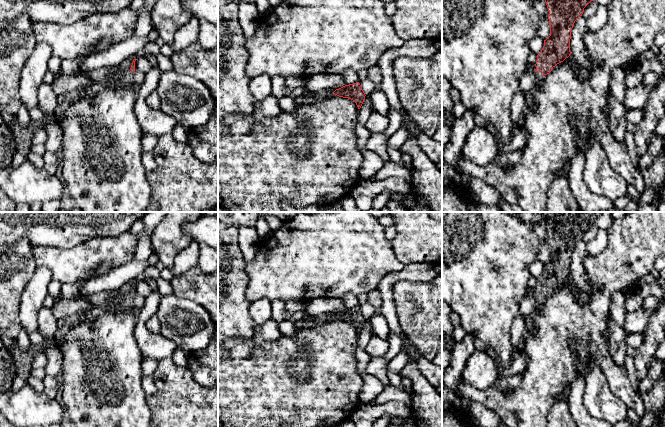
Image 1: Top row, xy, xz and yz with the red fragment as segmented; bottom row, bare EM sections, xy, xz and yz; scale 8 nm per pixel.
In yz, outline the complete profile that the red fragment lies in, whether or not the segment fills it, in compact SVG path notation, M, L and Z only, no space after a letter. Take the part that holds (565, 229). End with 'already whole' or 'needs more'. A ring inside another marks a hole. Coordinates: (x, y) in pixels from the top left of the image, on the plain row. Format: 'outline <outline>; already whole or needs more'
outline M558 212L552 218L547 219L545 226L549 234L550 260L544 264L544 270L537 279L535 295L549 298L559 287L563 286L571 278L570 263L571 254L575 245L582 240L584 232L596 222L602 212Z; already whole

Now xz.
outline M359 306L336 313L333 318L353 324L358 333L361 332L366 320Z; already whole

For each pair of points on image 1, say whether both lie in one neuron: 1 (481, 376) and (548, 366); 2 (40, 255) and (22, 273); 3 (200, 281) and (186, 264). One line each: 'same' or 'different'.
1: different
2: different
3: different

